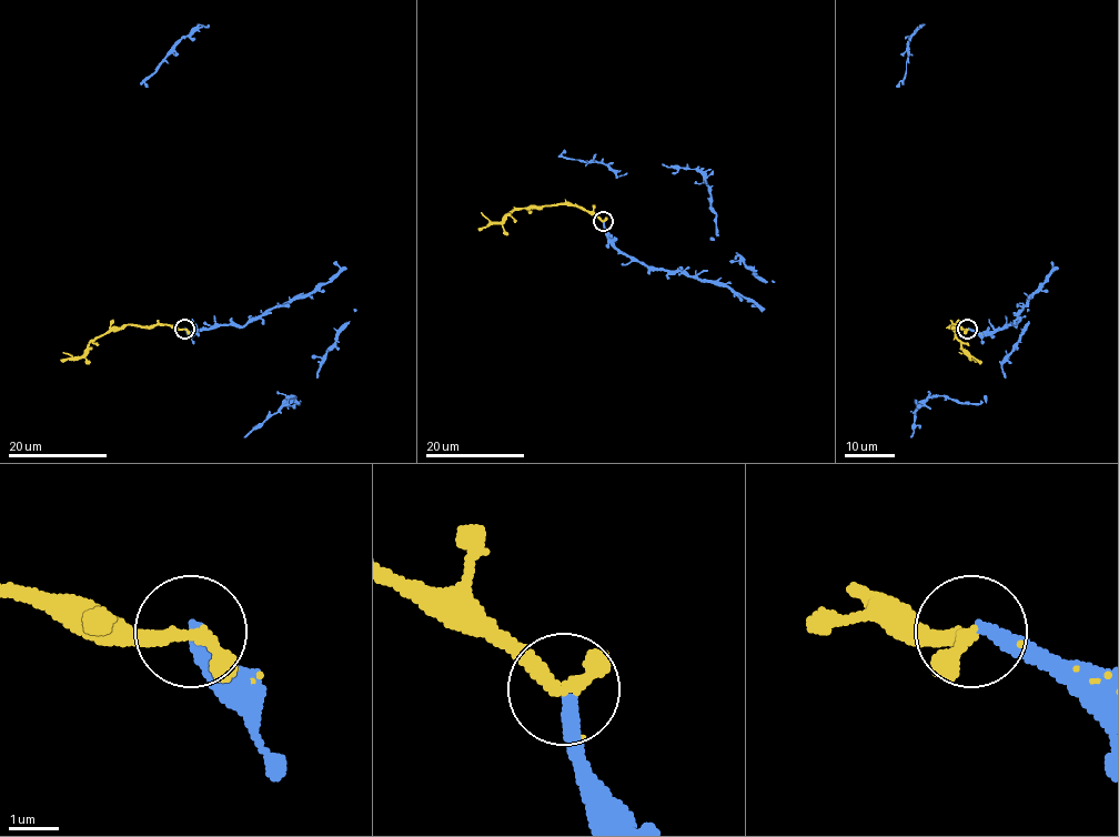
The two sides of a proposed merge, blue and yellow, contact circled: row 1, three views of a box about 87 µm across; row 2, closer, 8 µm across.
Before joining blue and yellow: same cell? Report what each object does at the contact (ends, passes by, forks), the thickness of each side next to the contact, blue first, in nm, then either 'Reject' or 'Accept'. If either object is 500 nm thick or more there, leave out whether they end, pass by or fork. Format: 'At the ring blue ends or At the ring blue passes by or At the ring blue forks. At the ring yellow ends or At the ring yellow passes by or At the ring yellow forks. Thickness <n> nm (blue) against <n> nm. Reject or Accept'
At the ring blue ends. At the ring yellow passes by. Thickness 320 nm (blue) against 280 nm. Accept

